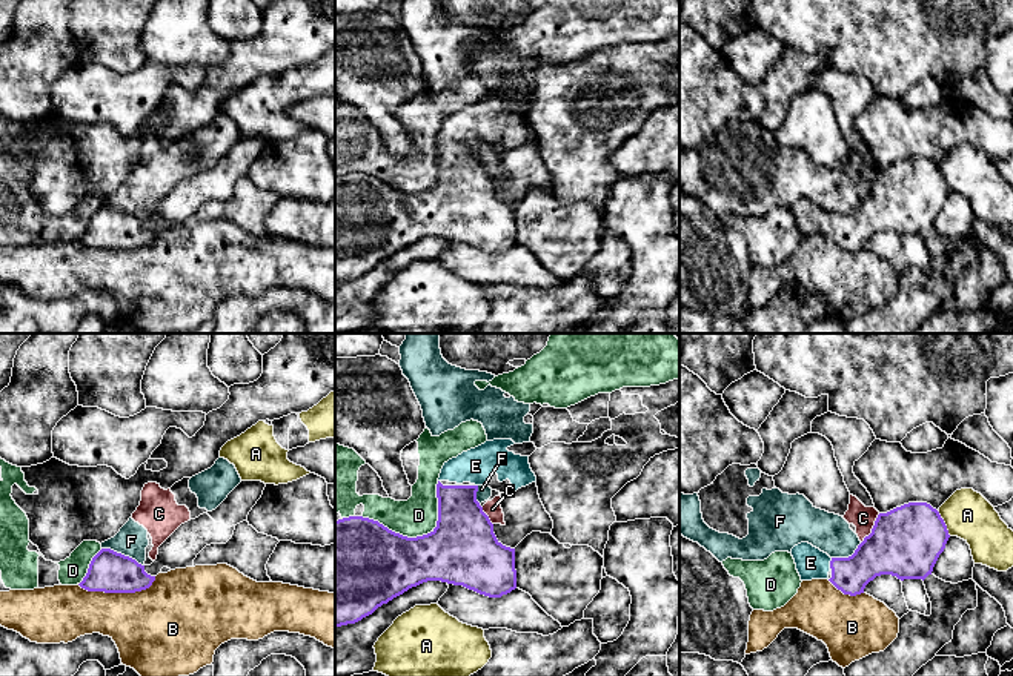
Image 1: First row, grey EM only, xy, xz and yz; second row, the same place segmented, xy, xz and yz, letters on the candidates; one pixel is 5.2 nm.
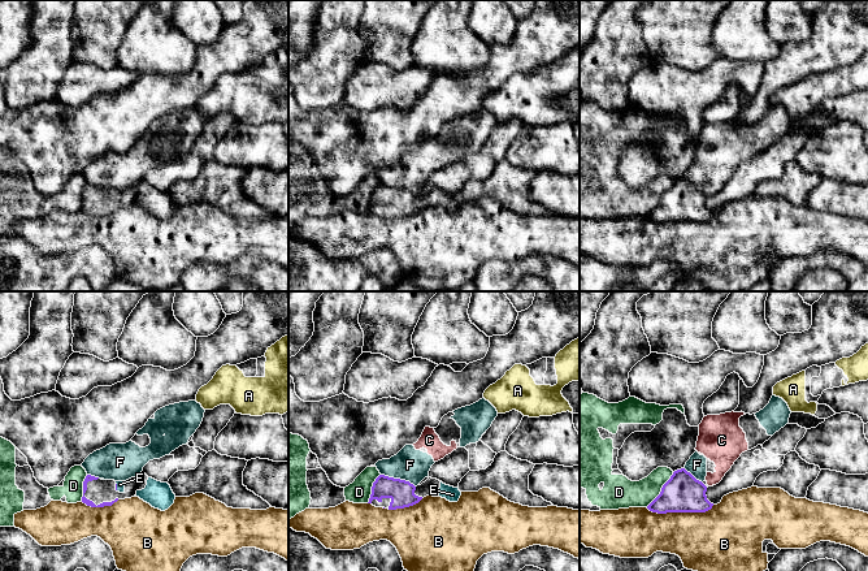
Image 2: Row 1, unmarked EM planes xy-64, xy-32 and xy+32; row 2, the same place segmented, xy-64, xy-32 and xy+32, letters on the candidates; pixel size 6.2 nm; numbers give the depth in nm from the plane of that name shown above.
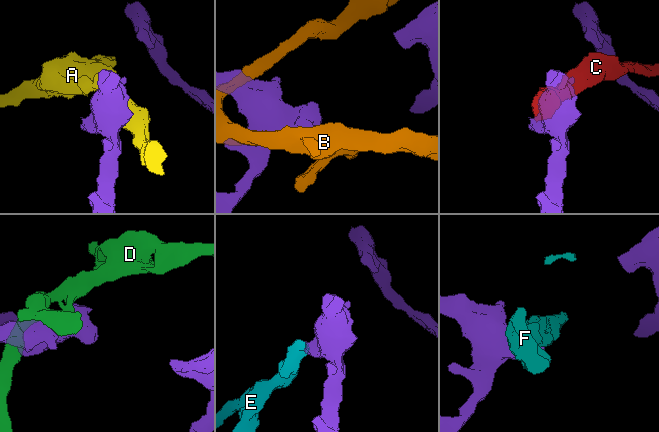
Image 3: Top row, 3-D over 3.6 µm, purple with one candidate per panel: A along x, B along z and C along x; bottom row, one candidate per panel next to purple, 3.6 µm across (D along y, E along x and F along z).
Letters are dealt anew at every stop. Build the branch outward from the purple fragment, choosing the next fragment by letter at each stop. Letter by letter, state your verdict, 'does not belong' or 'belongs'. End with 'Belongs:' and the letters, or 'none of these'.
A: does not belong
B: does not belong
C: does not belong
D: does not belong
E: belongs
F: does not belong
Belongs: E

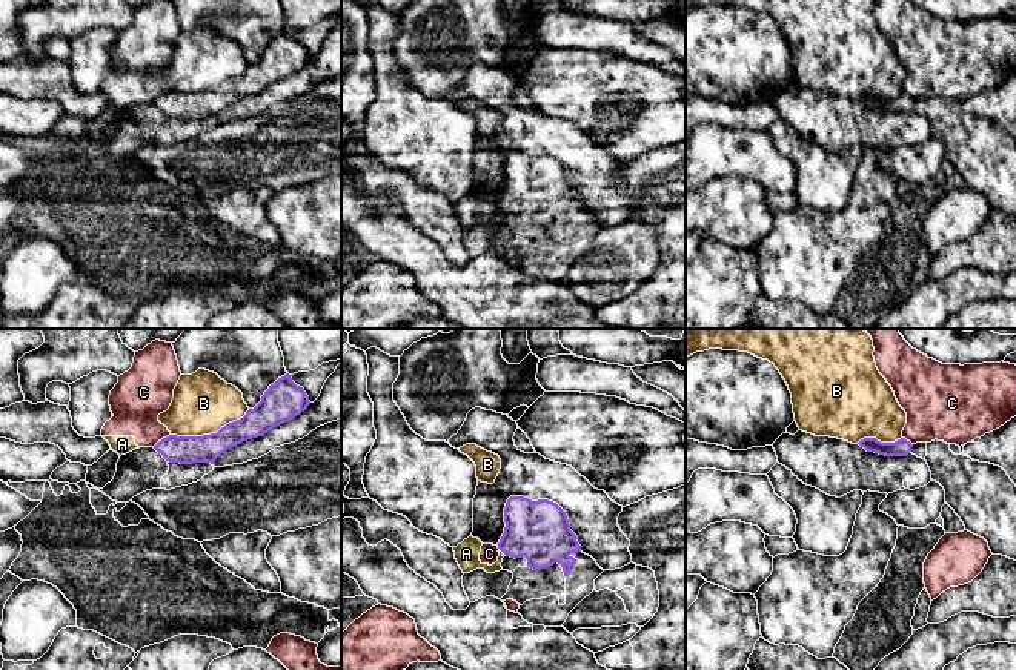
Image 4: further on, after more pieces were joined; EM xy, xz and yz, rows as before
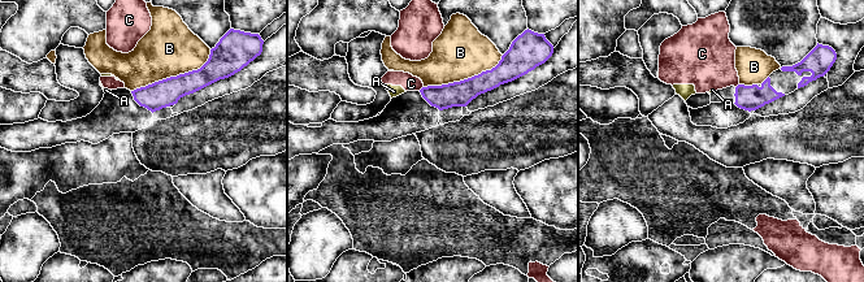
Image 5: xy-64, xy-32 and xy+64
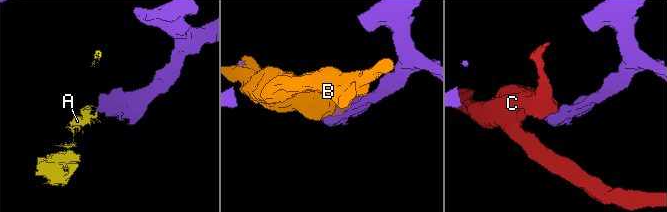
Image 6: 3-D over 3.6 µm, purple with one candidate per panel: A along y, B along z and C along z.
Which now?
A: does not belong
B: does not belong
C: does not belong
Belongs: none of these

